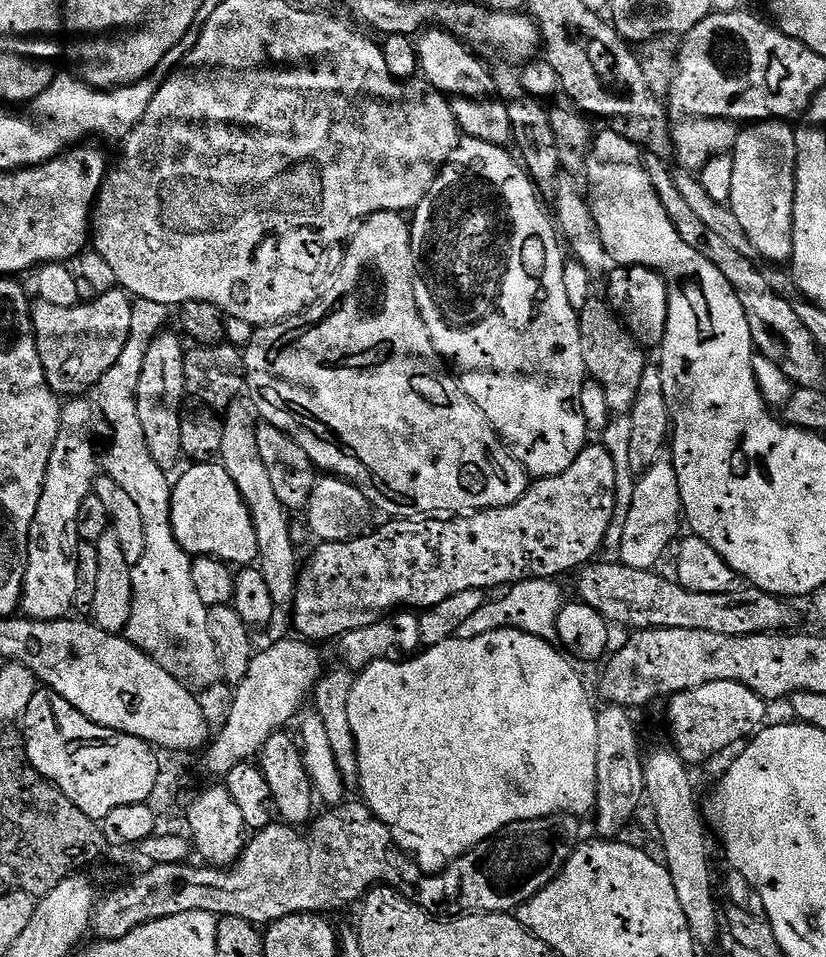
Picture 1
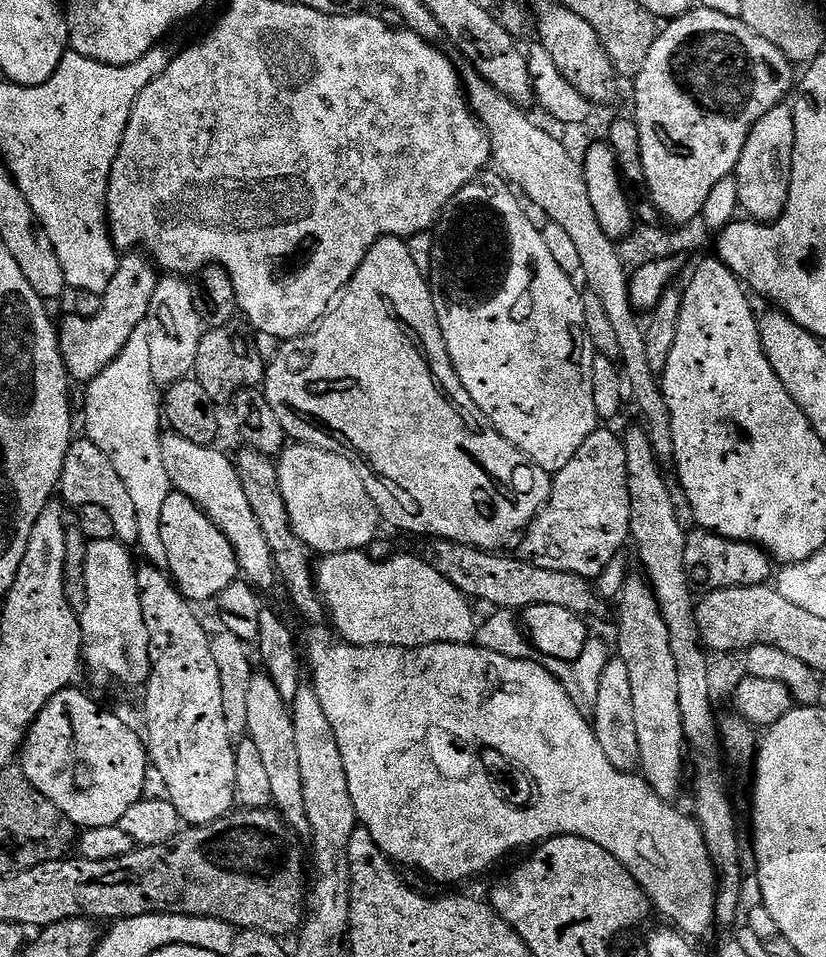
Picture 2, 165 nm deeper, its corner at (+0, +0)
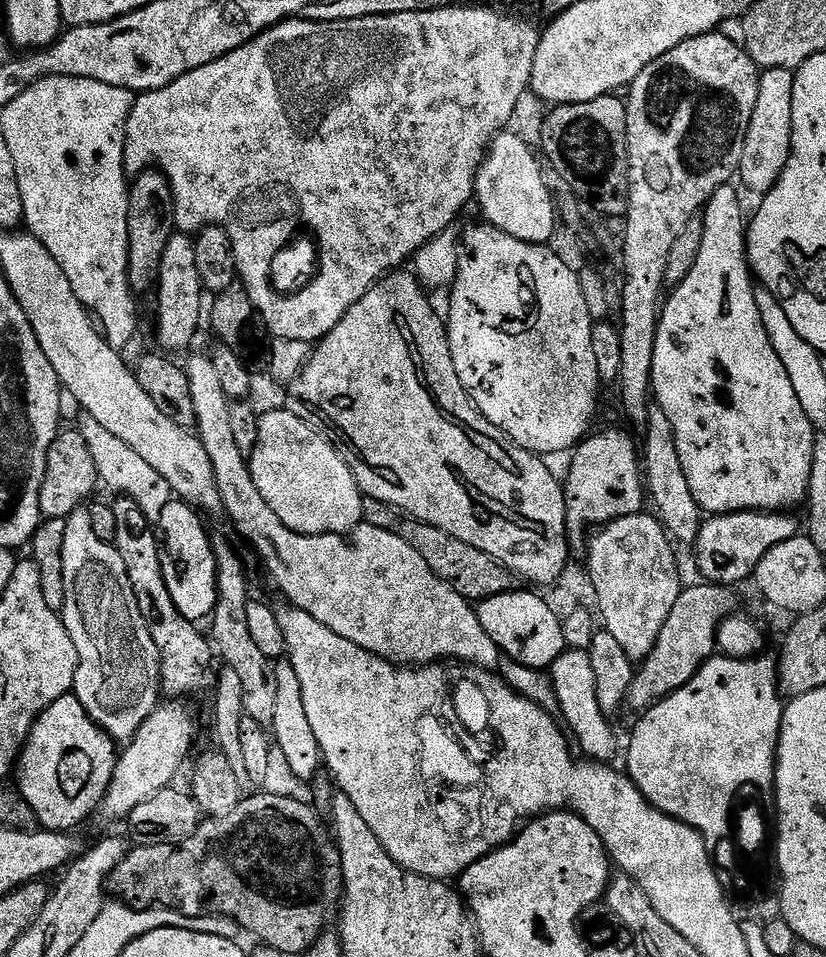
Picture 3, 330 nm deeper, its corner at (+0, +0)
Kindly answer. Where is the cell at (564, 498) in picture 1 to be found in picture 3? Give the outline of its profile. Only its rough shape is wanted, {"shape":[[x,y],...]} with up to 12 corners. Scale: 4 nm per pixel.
{"shape":[[580,441],[563,481],[568,539],[645,511],[637,441]]}

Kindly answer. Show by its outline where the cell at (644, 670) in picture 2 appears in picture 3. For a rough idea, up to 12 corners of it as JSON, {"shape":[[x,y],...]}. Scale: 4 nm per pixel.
{"shape":[[652,514],[586,544],[603,627],[634,662],[682,591]]}

